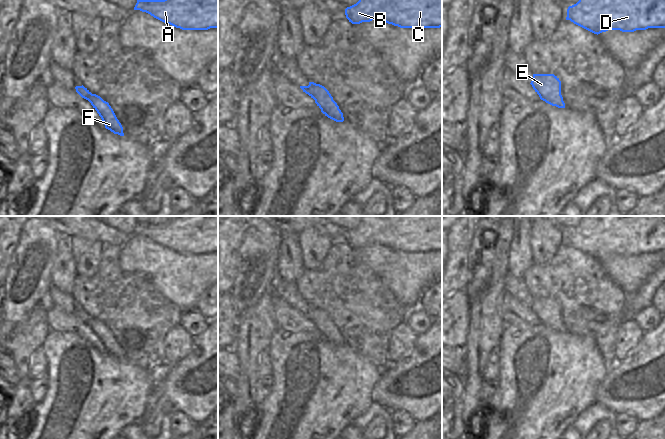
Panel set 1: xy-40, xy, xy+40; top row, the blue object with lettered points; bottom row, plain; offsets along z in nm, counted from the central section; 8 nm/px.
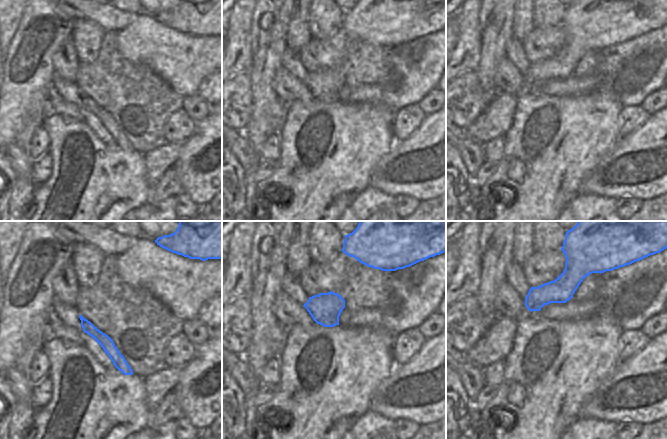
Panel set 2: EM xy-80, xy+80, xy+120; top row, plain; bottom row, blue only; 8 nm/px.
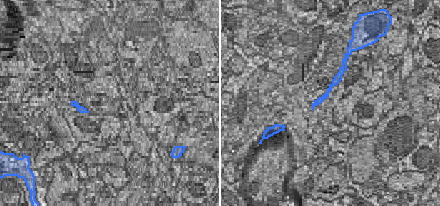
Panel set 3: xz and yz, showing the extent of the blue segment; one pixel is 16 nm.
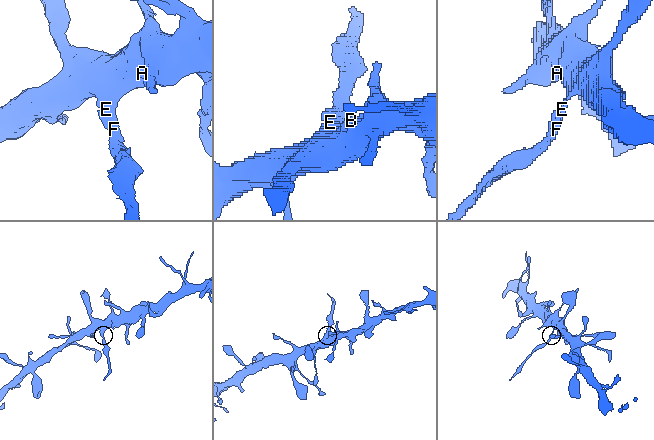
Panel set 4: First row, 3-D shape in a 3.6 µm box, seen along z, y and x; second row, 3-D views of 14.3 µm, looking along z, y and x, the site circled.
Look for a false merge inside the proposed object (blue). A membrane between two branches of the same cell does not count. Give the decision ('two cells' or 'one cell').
two cells

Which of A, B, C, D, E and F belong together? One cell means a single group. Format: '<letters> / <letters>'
A B C D E / F

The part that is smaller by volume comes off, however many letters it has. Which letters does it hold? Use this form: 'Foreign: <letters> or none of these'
Foreign: F

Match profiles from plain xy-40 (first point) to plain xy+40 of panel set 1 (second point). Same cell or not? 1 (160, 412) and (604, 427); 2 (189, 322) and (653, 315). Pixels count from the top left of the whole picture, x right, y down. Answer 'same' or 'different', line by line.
1: same
2: same

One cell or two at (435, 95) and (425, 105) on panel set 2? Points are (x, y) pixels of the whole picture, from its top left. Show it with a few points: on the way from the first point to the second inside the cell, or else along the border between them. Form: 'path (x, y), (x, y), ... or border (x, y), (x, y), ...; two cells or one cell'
path (433, 97), (427, 103); one cell

